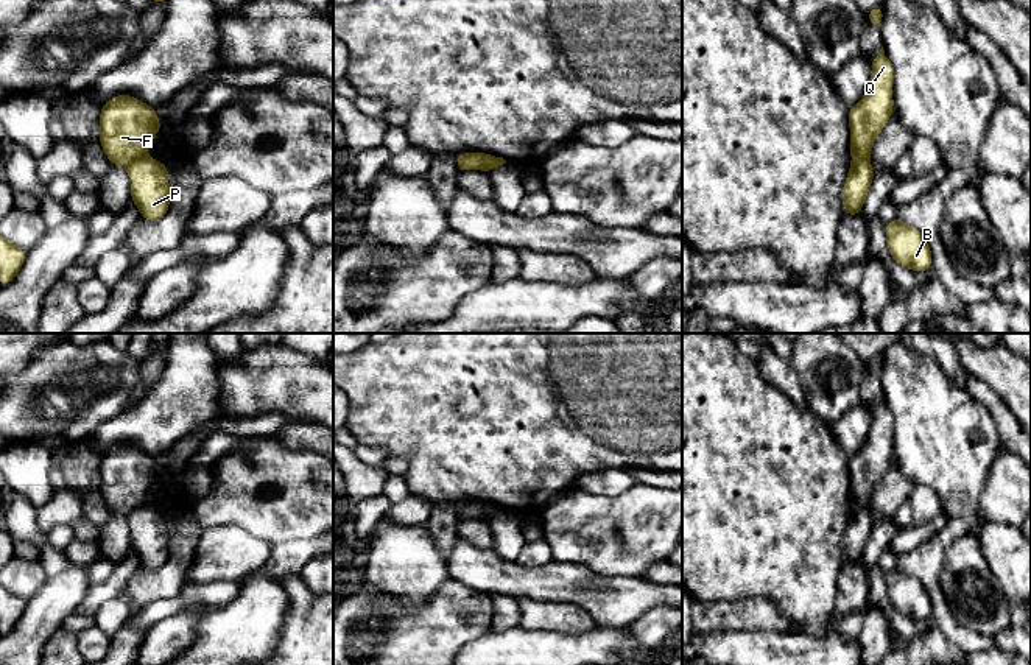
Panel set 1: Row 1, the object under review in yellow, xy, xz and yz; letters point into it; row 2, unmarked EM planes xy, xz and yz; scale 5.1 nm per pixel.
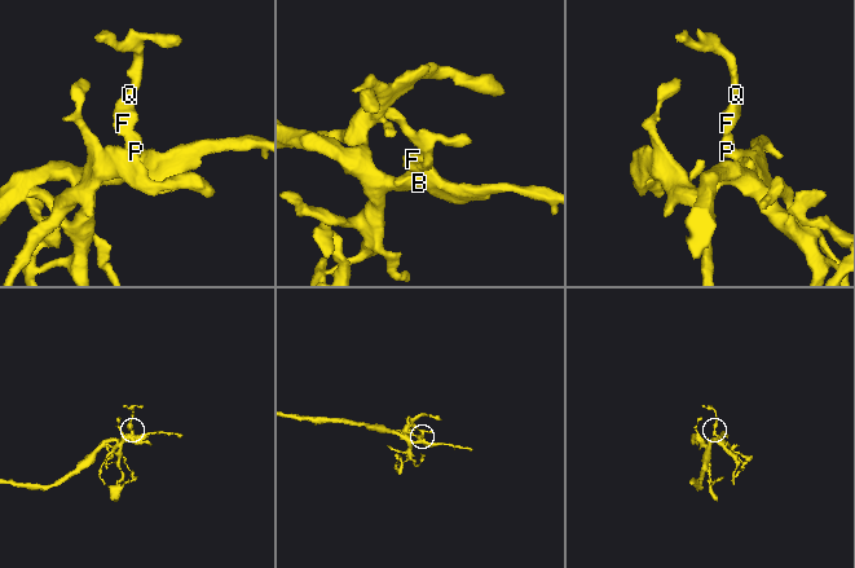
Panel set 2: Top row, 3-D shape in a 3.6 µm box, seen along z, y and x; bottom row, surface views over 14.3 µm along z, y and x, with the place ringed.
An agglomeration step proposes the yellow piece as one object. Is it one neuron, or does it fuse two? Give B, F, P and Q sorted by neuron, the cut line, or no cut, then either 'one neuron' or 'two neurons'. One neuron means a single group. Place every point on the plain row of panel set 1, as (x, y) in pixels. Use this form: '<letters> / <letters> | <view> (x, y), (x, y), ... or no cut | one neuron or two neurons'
B P / F Q | xy (144, 505), (128, 516) | two neurons

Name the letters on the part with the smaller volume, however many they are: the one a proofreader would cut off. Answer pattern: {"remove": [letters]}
{"remove": ["F", "Q"]}

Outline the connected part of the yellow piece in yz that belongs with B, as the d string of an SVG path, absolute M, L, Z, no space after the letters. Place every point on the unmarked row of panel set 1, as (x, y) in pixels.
M896 567L885 573L888 598L892 607L916 621L931 618L931 600L924 584Z

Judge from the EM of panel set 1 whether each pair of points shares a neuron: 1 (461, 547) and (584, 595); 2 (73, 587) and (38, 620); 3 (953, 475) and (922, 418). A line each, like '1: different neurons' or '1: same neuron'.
1: same neuron
2: same neuron
3: same neuron

